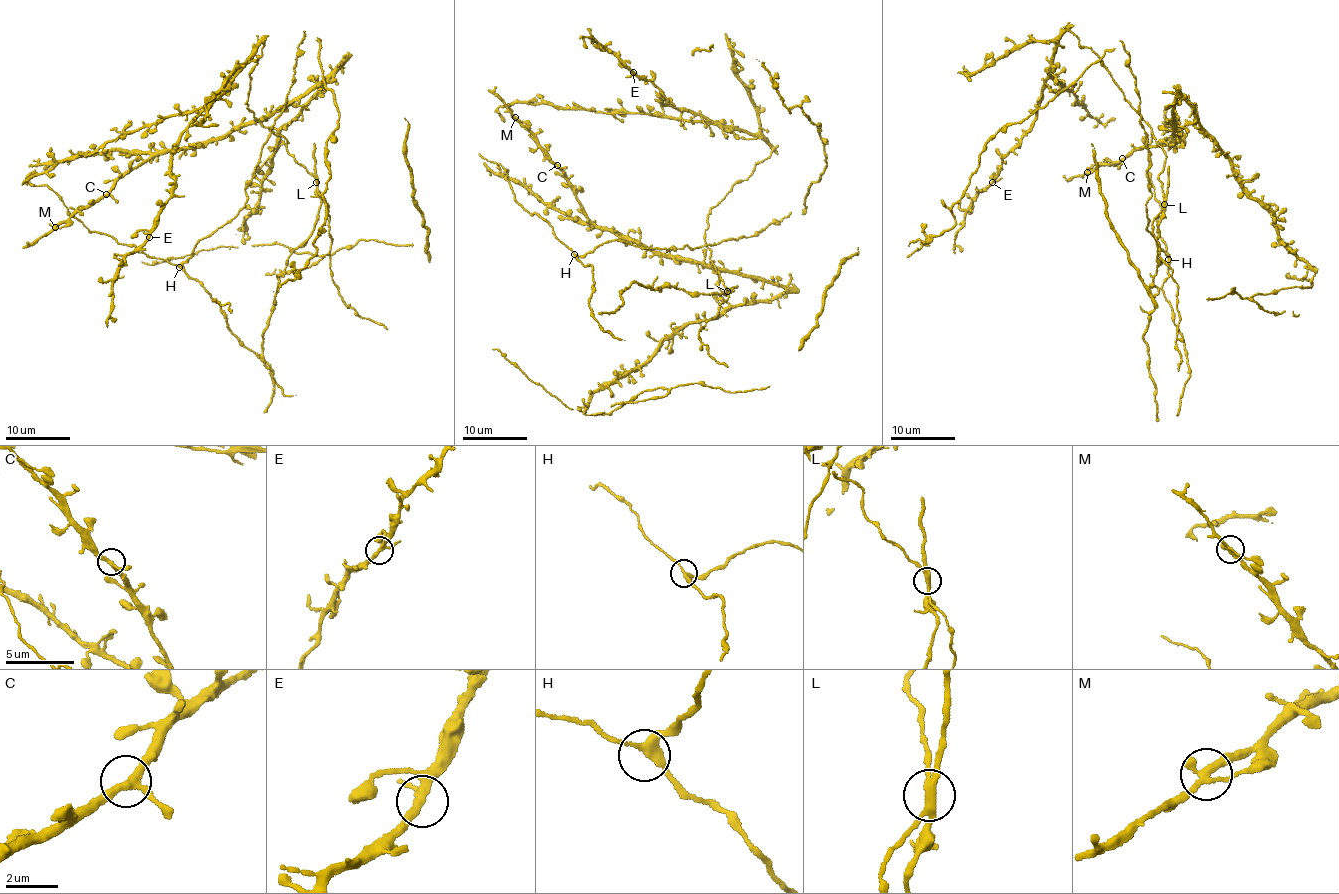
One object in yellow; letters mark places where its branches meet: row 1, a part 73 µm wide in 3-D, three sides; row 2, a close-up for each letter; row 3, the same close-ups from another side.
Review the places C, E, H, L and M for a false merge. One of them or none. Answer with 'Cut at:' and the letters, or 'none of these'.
Cut at: L

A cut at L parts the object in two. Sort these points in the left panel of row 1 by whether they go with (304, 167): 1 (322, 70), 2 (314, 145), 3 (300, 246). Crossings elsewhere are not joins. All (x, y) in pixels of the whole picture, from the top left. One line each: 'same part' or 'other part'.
1: other part
2: other part
3: other part

